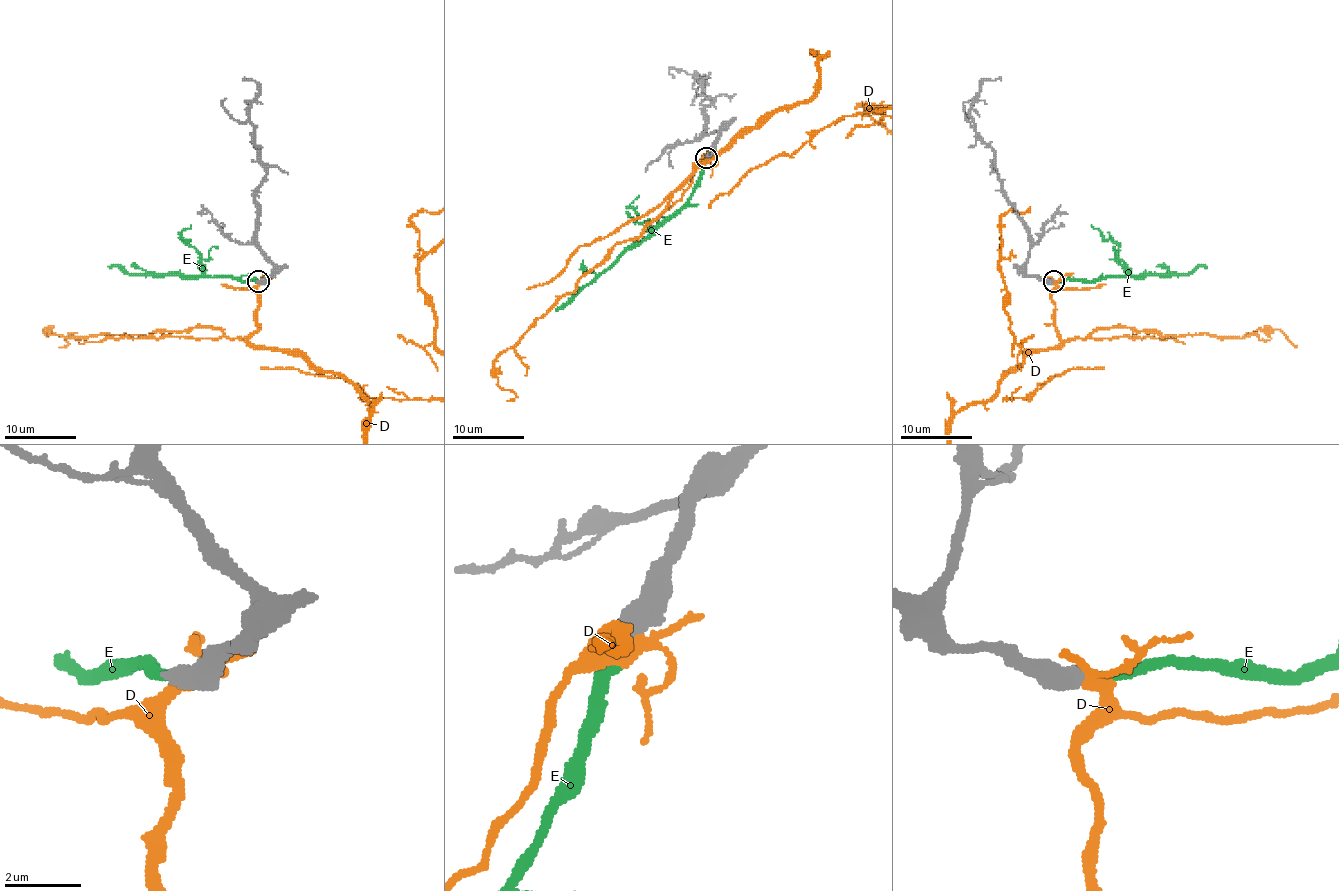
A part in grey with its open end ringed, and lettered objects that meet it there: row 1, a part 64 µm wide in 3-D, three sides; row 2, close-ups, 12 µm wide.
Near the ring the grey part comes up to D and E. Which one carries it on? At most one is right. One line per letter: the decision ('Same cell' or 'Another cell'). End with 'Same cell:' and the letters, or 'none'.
D: Another cell
E: Same cell
Same cell: E

